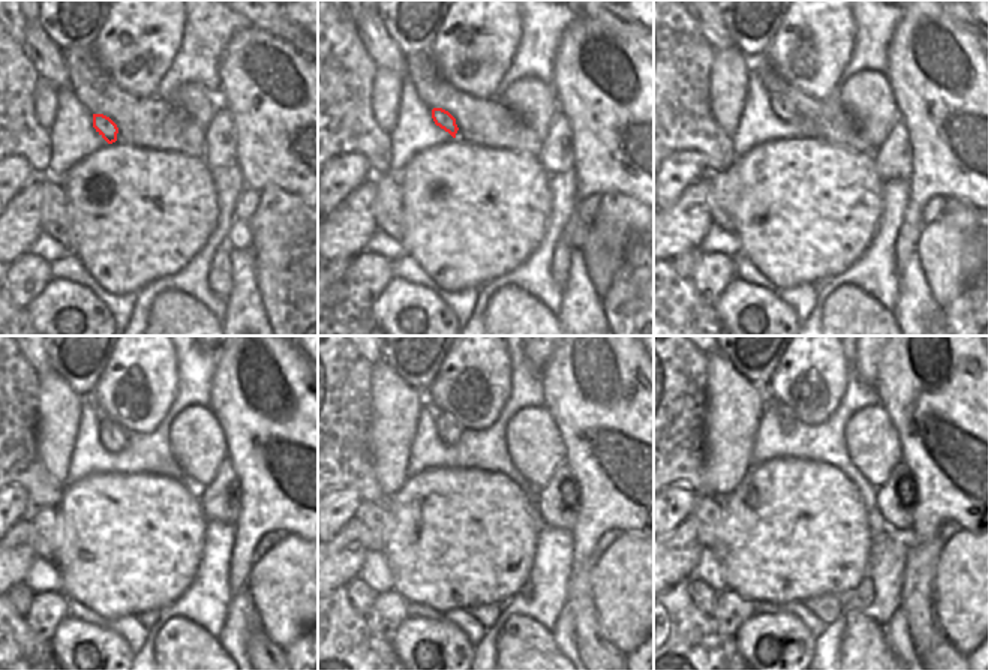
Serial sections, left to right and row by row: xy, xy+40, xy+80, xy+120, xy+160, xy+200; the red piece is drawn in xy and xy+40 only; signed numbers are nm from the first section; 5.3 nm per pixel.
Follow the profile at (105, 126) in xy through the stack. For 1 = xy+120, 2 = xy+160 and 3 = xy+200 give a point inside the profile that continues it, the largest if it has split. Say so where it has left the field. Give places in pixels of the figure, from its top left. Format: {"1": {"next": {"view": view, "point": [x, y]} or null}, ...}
{"1": {"next": {"view": "xy+120", "point": [113, 436]}}, "2": {"next": {"view": "xy+160", "point": [449, 430]}}, "3": {"next": {"view": "xy+200", "point": [786, 417]}}}

